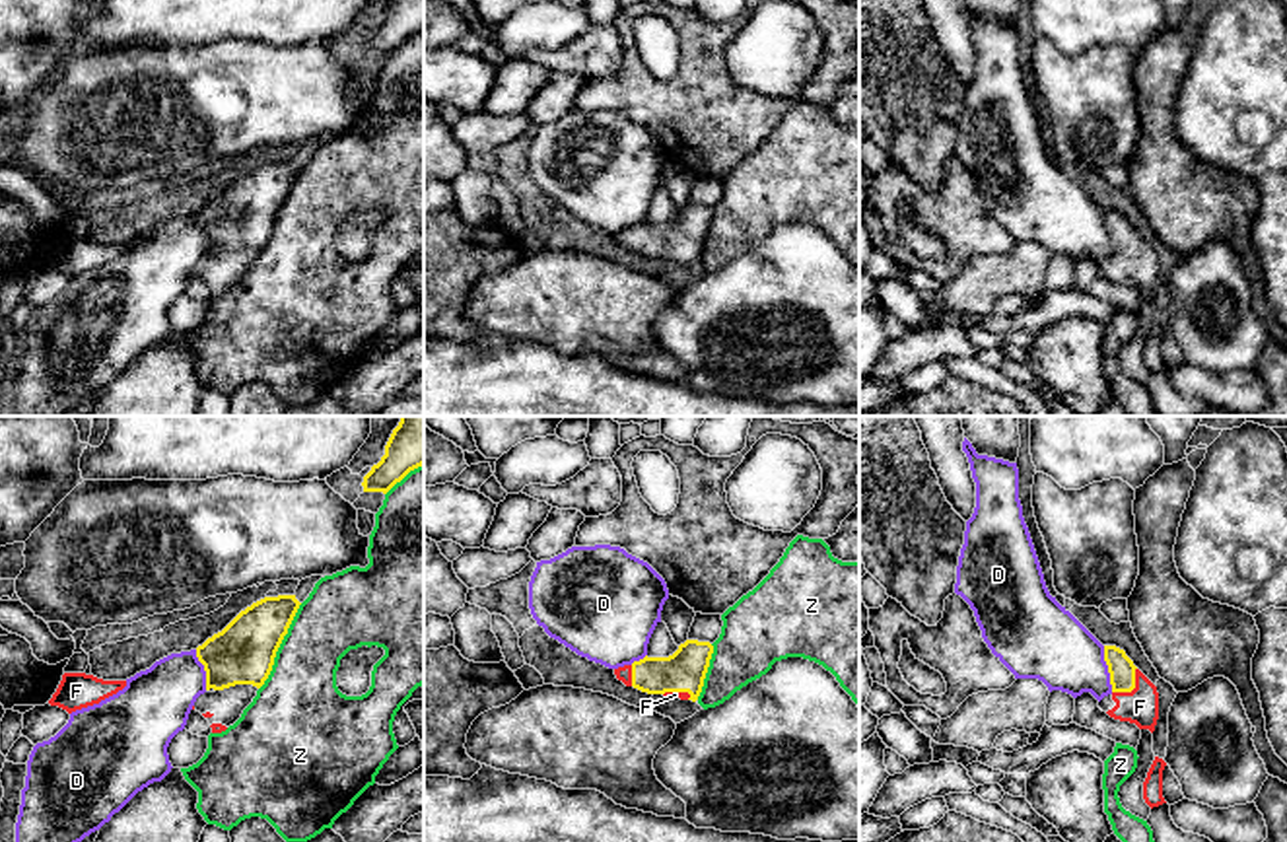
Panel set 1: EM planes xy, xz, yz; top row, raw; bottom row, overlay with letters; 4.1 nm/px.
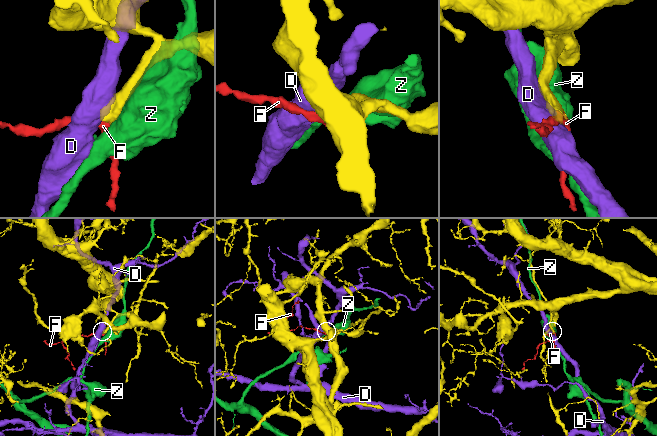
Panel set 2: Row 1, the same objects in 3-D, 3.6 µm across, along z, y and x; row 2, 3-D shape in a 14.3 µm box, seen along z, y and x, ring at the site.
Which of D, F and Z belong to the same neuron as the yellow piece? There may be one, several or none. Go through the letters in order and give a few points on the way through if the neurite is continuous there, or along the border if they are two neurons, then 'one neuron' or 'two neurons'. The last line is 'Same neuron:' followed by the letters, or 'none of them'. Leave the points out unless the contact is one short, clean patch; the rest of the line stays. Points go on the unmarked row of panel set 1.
D: two neurons
F: way yz (1122, 236), (1132, 253), (1140, 271); one neuron
Z: two neurons
Same neuron: F

